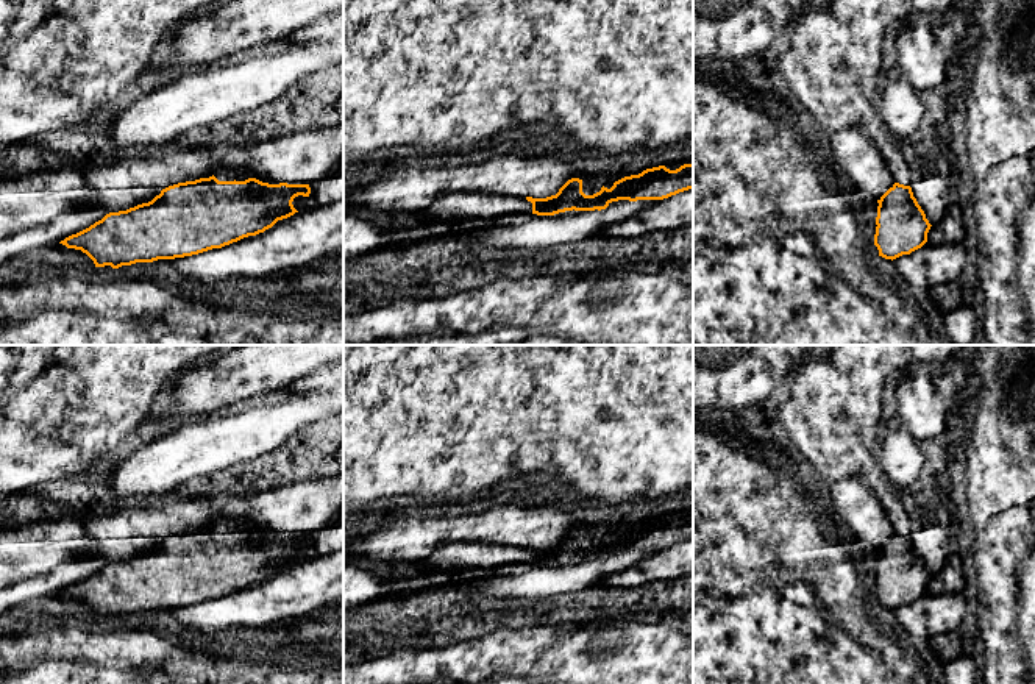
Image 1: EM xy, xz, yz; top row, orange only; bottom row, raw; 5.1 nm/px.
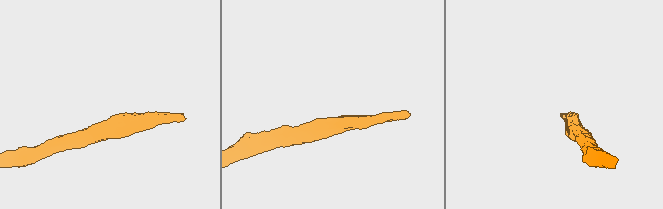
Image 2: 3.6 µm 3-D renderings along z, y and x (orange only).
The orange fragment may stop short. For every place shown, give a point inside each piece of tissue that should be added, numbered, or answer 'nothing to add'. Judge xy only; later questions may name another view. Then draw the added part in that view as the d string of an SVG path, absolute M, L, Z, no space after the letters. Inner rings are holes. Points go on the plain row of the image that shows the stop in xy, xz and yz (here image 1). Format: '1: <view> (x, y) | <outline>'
1: xy (238, 523) | M244 517L237 518L219 518L215 520L214 526L219 531L245 531L248 529L248 525L245 523Z

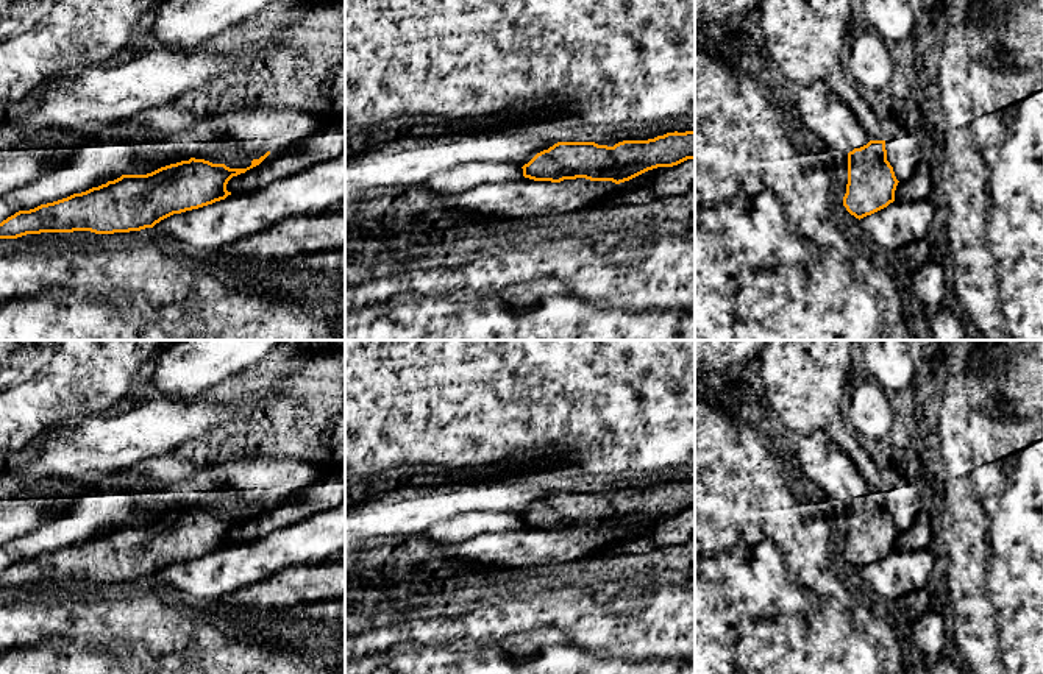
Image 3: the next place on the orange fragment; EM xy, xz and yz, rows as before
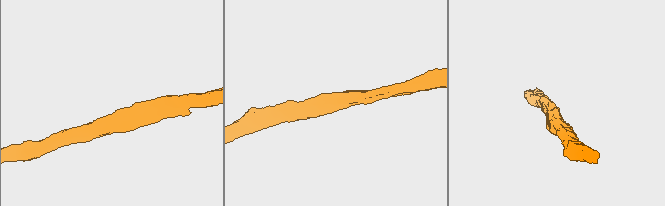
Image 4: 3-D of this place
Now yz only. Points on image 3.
nothing to add

